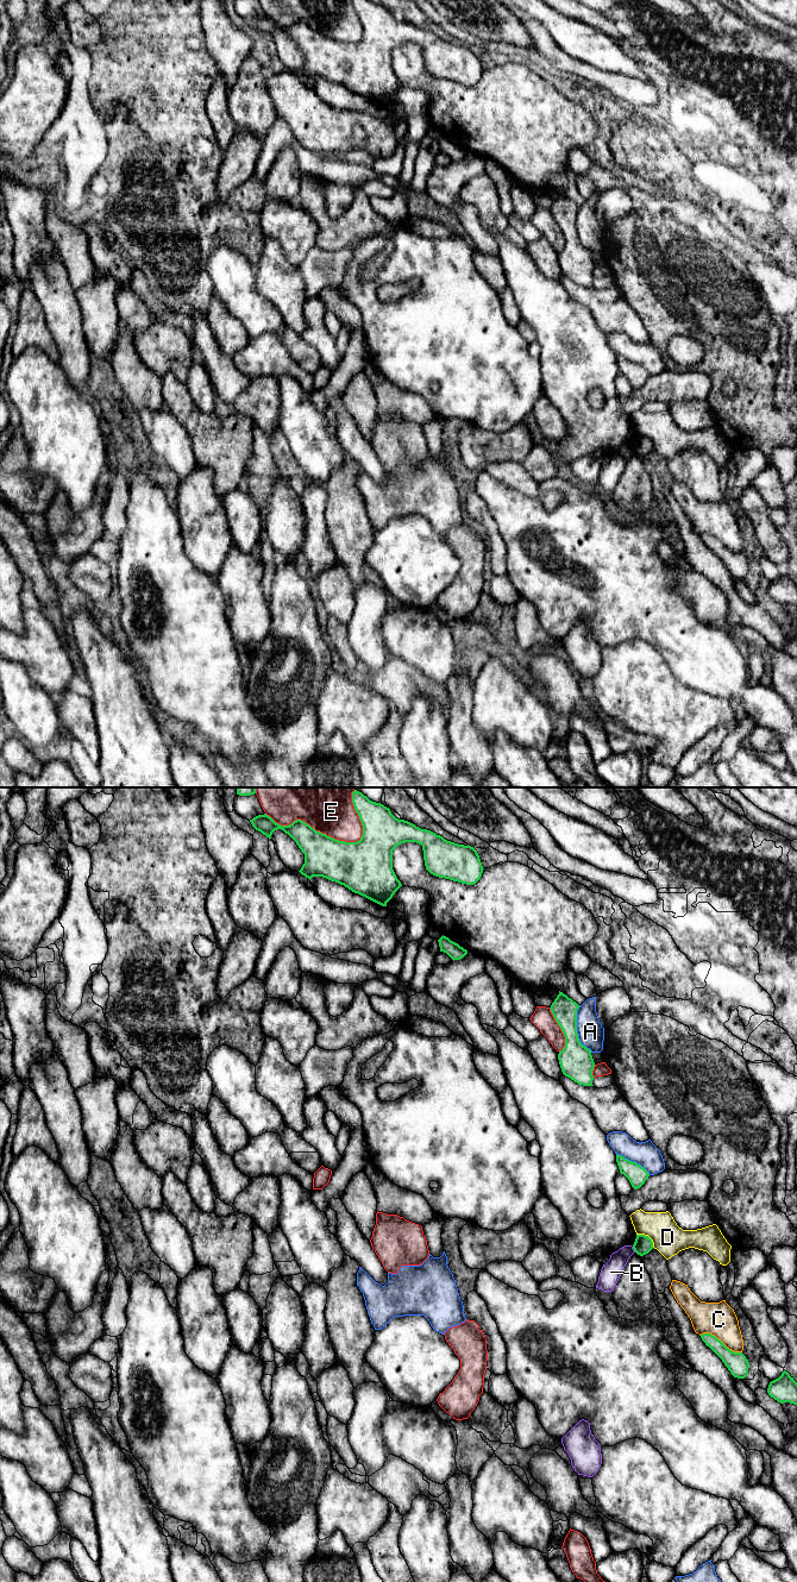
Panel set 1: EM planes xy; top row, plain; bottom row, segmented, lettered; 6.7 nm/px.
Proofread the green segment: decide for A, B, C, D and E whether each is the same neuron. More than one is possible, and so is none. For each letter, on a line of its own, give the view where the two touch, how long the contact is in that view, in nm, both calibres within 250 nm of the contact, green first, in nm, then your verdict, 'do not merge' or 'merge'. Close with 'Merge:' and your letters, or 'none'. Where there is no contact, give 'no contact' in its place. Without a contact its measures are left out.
A: xy | 340 nm | 220/180 nm | do not merge
B: xy | 50 nm | 120/140 nm | do not merge
C: xy | 320 nm | 150/220 nm | do not merge
D: xy | 150 nm | 120/220 nm | do not merge
E: xy | 700 nm | 280/440 nm | do not merge
Merge: none

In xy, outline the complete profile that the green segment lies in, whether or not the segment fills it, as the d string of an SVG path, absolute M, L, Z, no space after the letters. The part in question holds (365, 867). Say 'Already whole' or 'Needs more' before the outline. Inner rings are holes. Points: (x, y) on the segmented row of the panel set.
Already whole. M357 790L352 792L352 803L363 825L363 835L357 842L335 840L316 831L301 820L296 820L289 825L281 825L264 814L253 817L250 822L256 830L269 839L277 829L288 834L305 854L305 864L299 872L309 880L313 877L326 878L382 906L387 906L387 903L402 886L393 870L393 850L404 842L416 842L422 846L426 870L435 877L466 885L473 885L481 879L484 868L473 847L447 841L431 830L398 820L389 808L370 801Z

